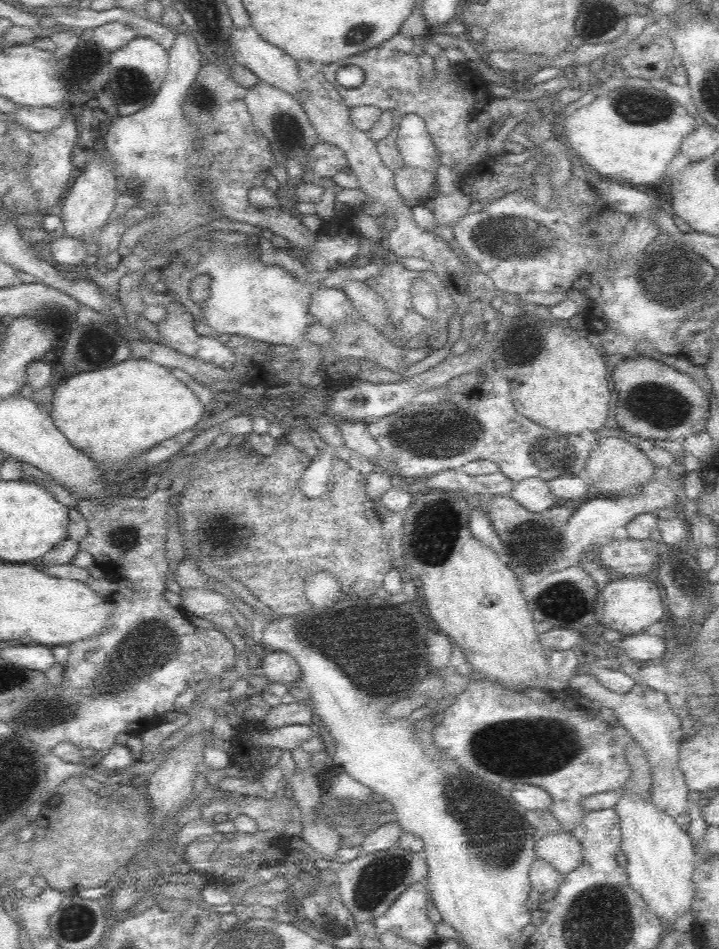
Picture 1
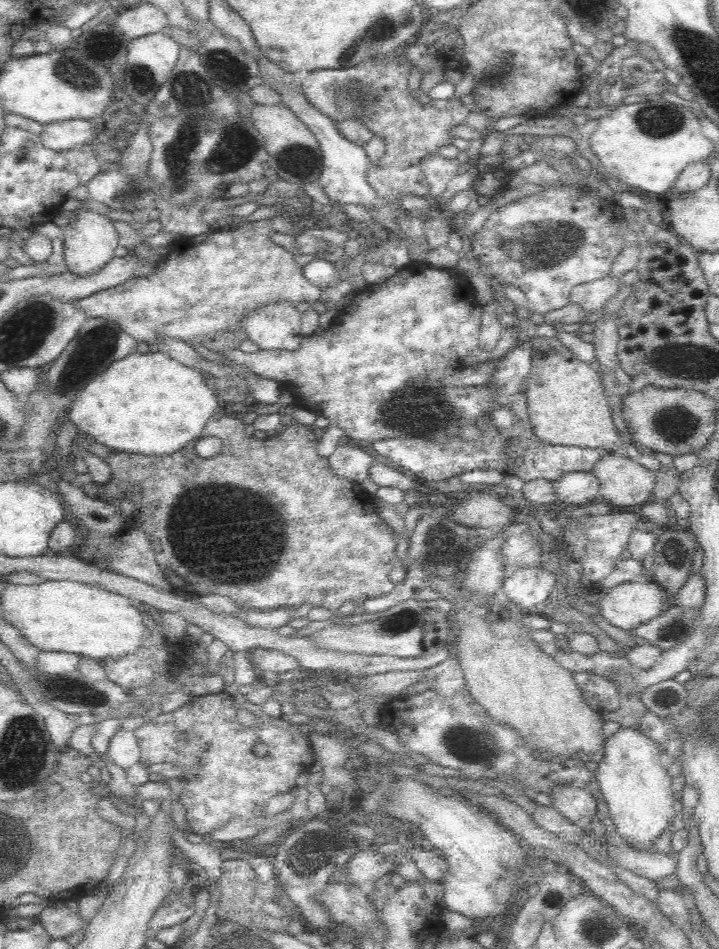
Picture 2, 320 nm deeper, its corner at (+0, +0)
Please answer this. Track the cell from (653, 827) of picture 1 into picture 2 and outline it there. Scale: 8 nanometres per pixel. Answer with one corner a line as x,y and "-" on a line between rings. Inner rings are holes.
621,727
605,739
605,744
598,757
595,776
600,787
601,796
609,808
609,818
613,820
622,841
637,849
654,852
656,840
663,832
672,829
679,818
674,808
676,798
674,790
677,784
666,771
666,764
665,753
658,747
658,744
634,728

